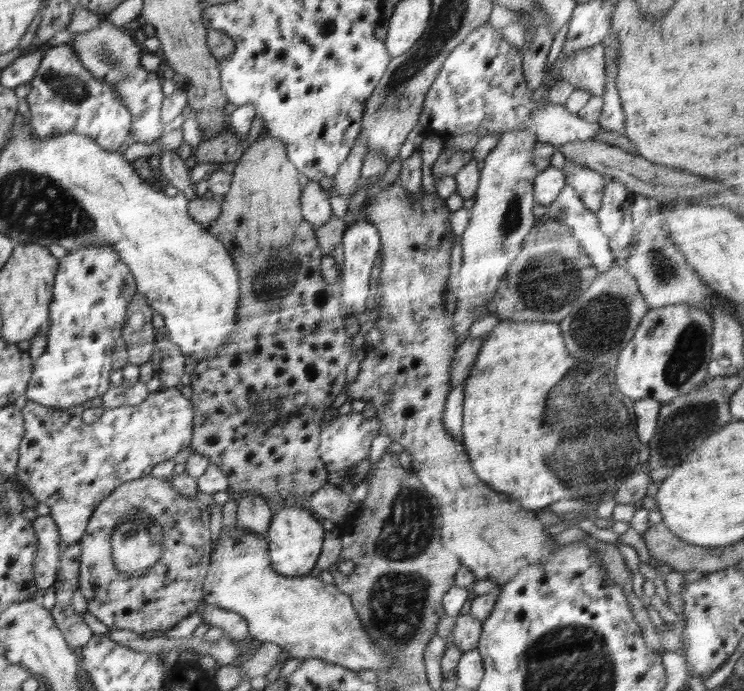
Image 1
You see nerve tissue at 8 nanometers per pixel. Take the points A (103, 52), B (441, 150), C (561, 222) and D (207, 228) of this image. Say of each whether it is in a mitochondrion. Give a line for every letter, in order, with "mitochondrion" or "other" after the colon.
A: mitochondrion
B: other
C: other
D: other

